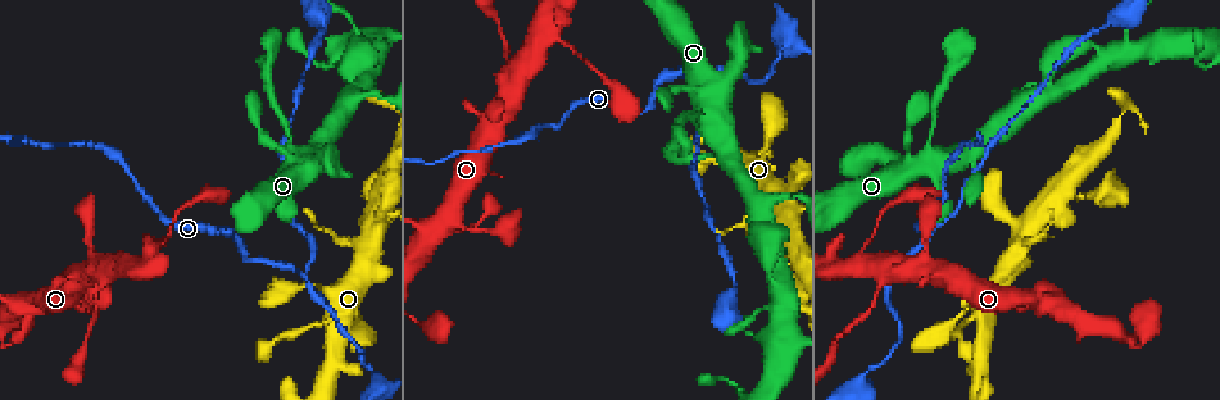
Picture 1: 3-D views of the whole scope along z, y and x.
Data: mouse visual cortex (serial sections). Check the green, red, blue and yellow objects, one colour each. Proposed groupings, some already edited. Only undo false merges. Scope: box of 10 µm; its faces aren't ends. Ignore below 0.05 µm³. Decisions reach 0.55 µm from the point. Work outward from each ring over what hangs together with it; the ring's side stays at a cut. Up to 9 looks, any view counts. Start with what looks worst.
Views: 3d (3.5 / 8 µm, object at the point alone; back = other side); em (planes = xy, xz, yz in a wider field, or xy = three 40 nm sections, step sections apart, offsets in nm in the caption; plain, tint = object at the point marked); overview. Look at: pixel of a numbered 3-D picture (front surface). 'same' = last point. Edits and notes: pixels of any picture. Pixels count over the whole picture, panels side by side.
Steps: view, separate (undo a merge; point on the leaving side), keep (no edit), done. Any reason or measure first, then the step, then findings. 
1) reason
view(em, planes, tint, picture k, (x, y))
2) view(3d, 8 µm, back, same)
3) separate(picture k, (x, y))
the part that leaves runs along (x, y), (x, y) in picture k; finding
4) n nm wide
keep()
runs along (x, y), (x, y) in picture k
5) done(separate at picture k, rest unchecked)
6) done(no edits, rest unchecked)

three arms meet
view(3d, 3.5 µm, back, picture 1, (299, 271))

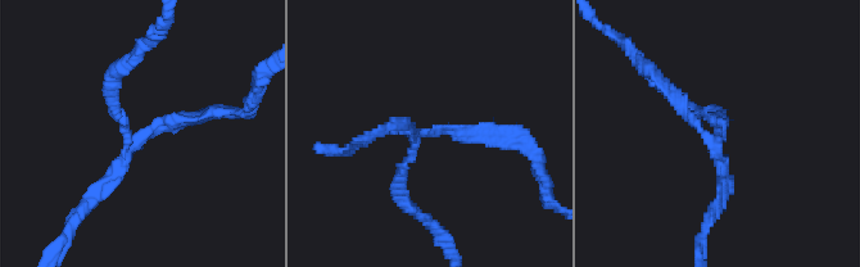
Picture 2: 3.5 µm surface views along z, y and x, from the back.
3 arms; arms of 150, 150, 200 nm
view(em, xy, step 3, tint, picture 2, (427, 131))

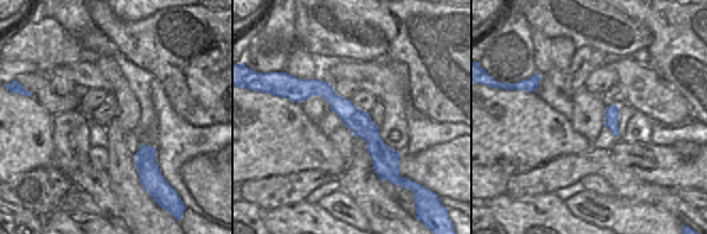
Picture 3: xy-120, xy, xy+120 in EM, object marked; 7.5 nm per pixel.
cut it another way
view(em, xy, step 2, tint, same)

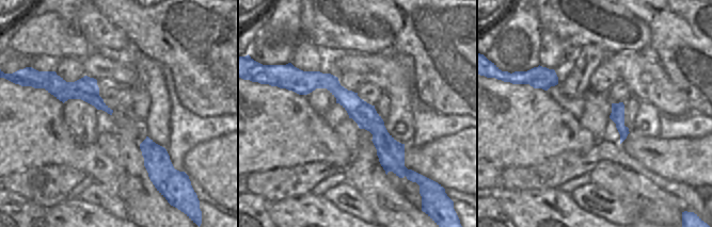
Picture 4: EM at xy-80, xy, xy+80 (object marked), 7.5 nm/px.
keep()
runs along (291, 86), (330, 82), (401, 165) in picture 4; all the same cell

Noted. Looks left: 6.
sudden change in width
view(3d, 3.5 µm, picture 1, (713, 159))

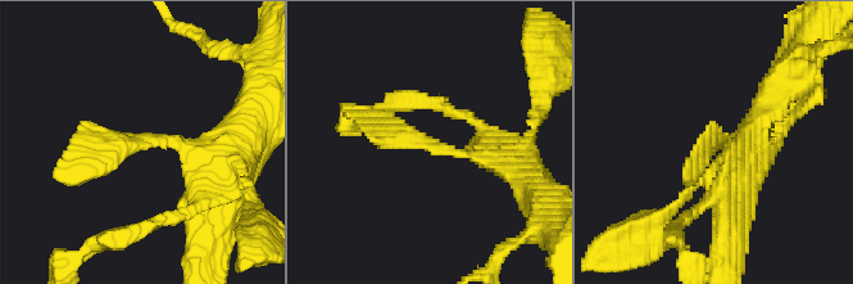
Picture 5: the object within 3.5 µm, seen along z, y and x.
view(em, xy, step 3, tint, picture 5, (143, 140))

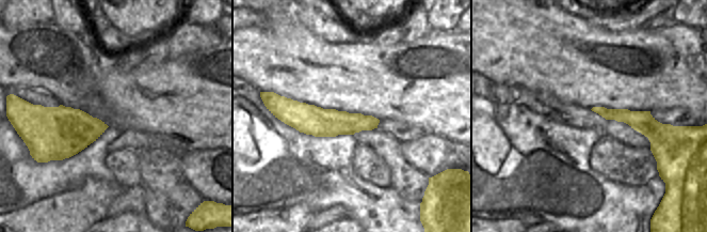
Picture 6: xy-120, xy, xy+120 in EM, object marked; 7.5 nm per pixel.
view(em, xy, step 5, tint, same)

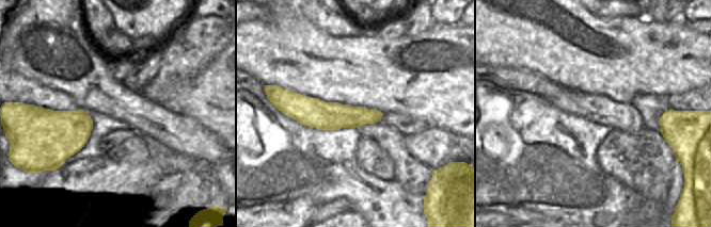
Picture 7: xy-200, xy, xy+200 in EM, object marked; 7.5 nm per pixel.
220 nm wide
keep()
runs along (518, 163), (423, 144), (361, 117) in picture 5; continuous, no second cell

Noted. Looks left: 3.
three-way junction
view(3d, 3.5 µm, picture 1, (885, 280))

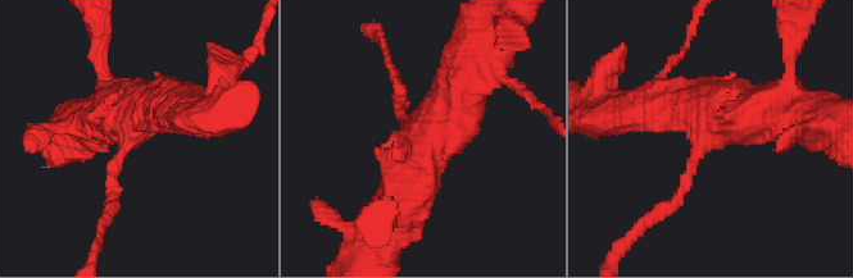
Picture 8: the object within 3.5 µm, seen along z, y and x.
view(em, xy, step 2, tint, picture 8, (131, 133))

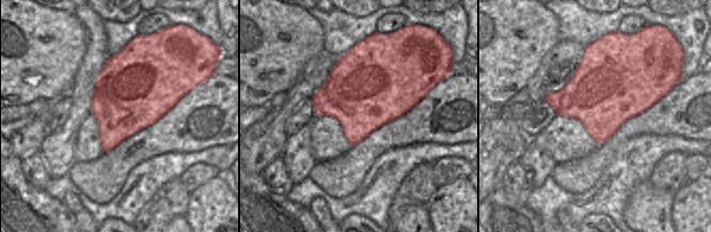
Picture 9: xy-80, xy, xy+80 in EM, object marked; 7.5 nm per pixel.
keep()
runs along (390, 210), (477, 76), (470, 63) in picture 8; all the same cell

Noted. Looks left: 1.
done(no edits, rest unchecked)

